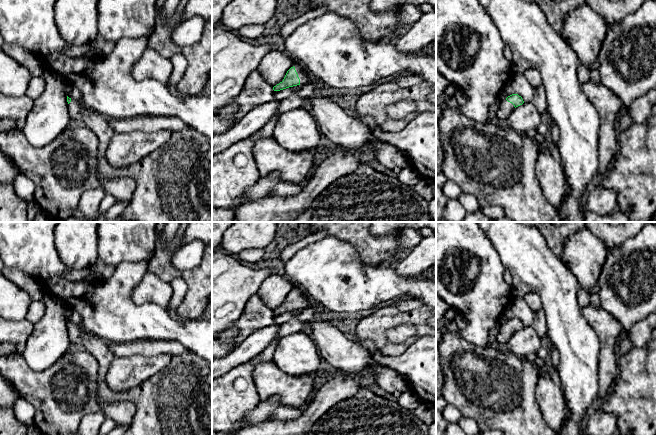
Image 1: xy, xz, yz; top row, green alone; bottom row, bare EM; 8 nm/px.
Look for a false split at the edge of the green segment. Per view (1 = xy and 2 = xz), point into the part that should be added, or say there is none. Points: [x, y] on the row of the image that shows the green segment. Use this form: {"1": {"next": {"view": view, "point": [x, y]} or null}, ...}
{"1": {"next": {"view": "xy", "point": [174, 183]}}, "2": {"next": {"view": "xz", "point": [301, 71]}}}

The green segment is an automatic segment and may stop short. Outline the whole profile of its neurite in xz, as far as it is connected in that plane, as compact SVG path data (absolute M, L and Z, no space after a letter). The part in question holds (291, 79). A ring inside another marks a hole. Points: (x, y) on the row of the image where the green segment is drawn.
M295 63L291 67L282 82L273 87L274 91L280 91L289 87L301 85L306 82L306 74L309 73L302 65Z

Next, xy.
M67 96L68 111L73 124L82 124L91 129L98 138L97 173L102 179L109 180L129 177L136 183L132 199L123 211L121 222L212 222L212 139L192 128L172 131L171 137L157 150L142 160L122 169L112 166L106 158L106 151L111 138L116 133L107 118L86 107L80 101Z

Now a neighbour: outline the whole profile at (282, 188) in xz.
M279 181L270 191L268 196L294 196L301 192L302 184Z

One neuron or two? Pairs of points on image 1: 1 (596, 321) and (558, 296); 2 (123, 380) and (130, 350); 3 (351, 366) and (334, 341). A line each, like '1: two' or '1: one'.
1: two
2: two
3: one

